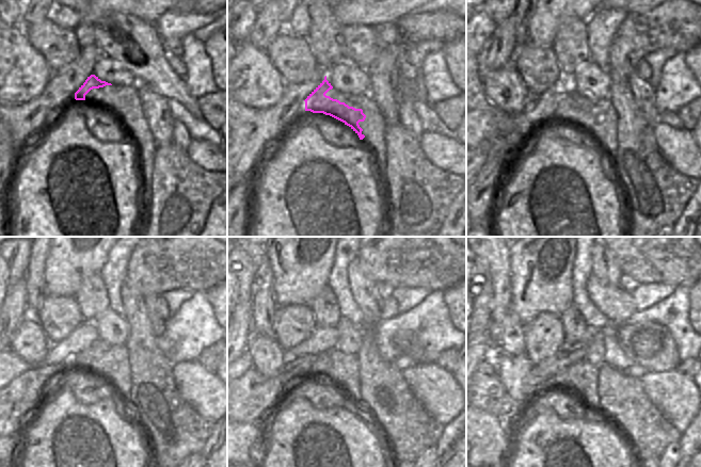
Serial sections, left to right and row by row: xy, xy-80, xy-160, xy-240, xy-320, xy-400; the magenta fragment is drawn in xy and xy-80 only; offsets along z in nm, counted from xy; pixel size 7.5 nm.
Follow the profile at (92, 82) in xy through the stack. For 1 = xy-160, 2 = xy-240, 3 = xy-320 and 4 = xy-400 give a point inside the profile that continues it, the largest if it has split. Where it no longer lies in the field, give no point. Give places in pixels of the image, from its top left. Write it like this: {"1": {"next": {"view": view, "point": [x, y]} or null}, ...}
{"1": {"next": {"view": "xy-160", "point": [591, 121]}}, "2": {"next": {"view": "xy-240", "point": [111, 363]}}, "3": {"next": {"view": "xy-320", "point": [343, 369]}}, "4": {"next": {"view": "xy-400", "point": [582, 377]}}}

